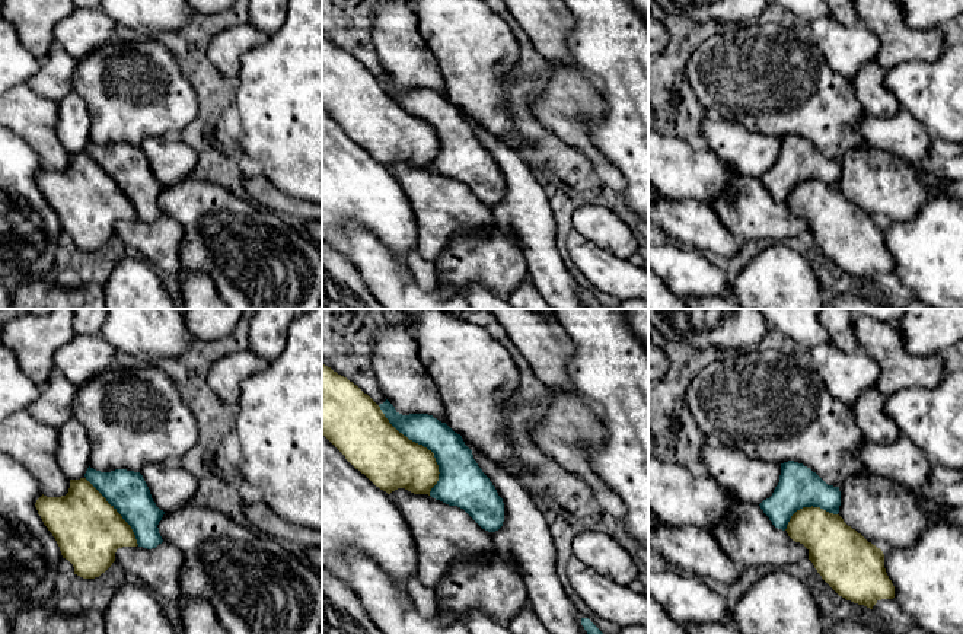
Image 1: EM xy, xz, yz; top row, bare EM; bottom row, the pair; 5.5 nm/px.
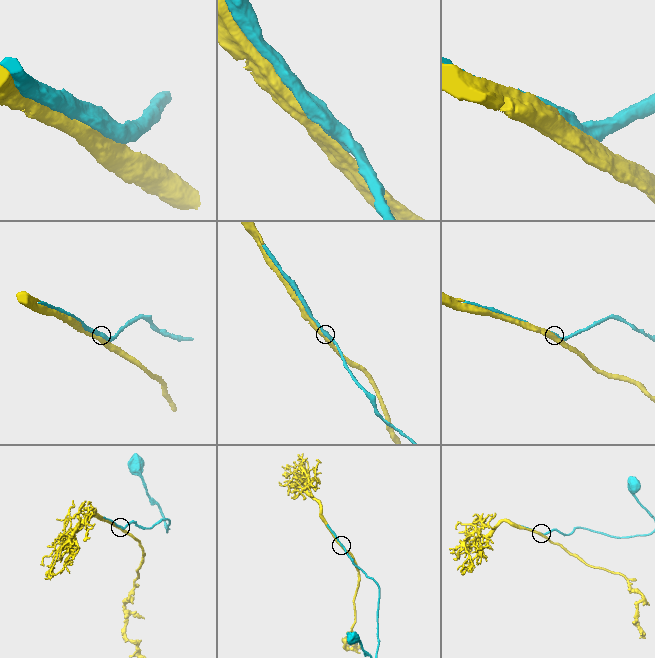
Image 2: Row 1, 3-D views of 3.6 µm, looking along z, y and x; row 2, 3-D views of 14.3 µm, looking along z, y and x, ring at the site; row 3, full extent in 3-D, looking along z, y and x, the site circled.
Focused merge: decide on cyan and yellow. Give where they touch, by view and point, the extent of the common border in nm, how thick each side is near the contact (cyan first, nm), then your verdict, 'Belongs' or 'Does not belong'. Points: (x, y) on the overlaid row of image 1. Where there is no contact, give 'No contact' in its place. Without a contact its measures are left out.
Touches cyan at xz (424, 446). Shared border 550 nm. Thickness 220 nm (cyan) against 320 nm. Belongs

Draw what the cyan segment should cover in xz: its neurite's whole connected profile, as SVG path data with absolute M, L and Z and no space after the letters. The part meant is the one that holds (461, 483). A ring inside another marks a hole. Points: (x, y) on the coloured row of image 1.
M322 363L322 434L345 456L345 459L376 487L390 494L405 488L414 494L428 494L449 506L463 509L482 529L495 532L504 522L504 503L490 478L473 459L472 450L460 434L446 423L428 414L399 414L386 399L377 405L367 394L347 377Z

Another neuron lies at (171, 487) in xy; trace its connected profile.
M176 462L149 463L140 474L150 490L153 501L165 513L192 503L198 488L197 477Z

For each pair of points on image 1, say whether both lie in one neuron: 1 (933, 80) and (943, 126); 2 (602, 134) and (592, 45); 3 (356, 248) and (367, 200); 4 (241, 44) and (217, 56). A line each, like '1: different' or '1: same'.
1: same
2: same
3: different
4: same

